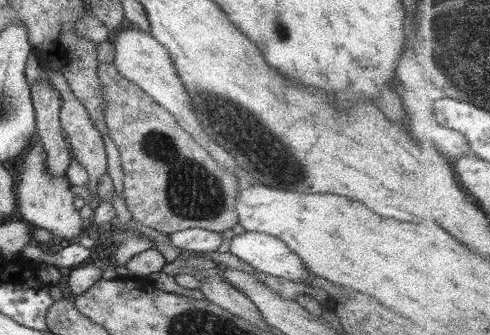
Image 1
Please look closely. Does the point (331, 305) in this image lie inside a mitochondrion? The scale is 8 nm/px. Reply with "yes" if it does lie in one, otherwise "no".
no

